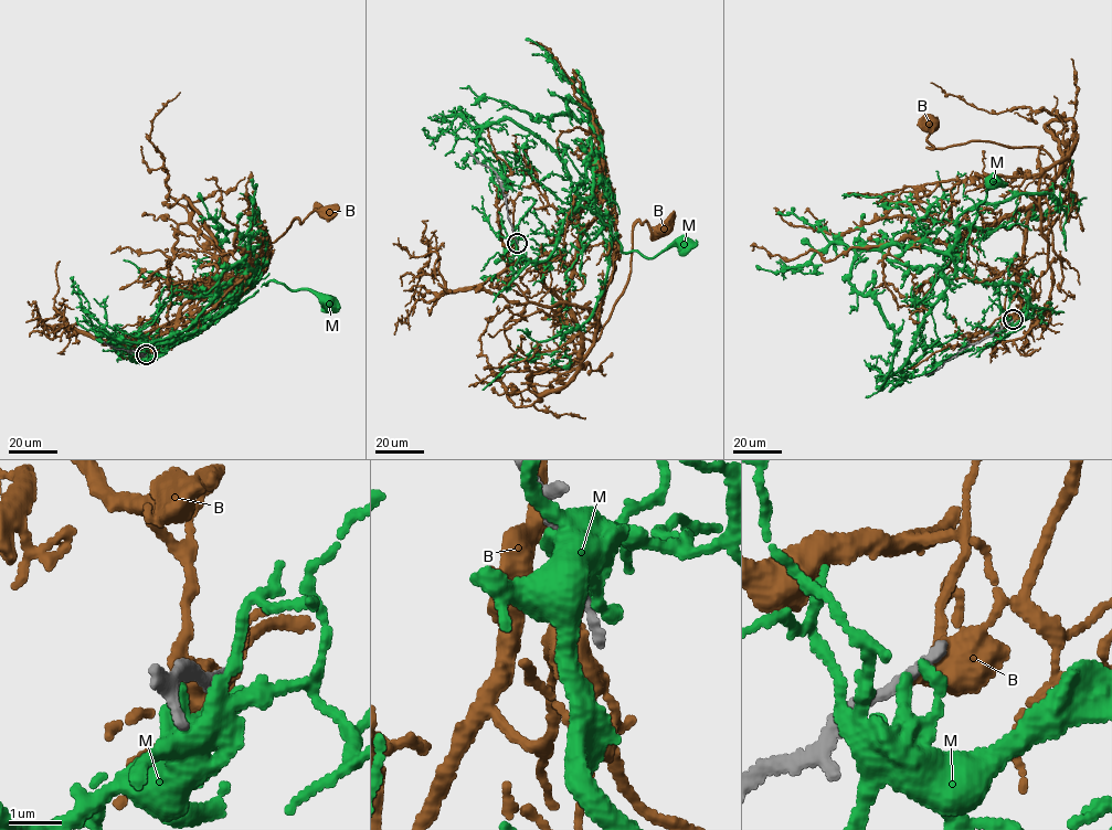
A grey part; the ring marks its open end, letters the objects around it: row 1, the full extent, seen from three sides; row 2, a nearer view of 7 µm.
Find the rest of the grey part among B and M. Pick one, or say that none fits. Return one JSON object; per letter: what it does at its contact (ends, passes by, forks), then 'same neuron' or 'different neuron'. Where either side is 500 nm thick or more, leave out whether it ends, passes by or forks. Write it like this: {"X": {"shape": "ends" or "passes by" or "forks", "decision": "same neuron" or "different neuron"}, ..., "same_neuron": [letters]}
{"B": {"shape": "ends", "decision": "different neuron"}, "M": {"shape": "ends", "decision": "different neuron"}, "same_neuron": []}

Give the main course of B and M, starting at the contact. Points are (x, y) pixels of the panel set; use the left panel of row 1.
B: (145, 354), (148, 341), (175, 325), (180, 306), (234, 270), (250, 248), (275, 241), (295, 219), (326, 212)
M: (145, 354), (144, 360), (193, 336), (232, 309), (257, 280), (316, 291), (327, 299)

